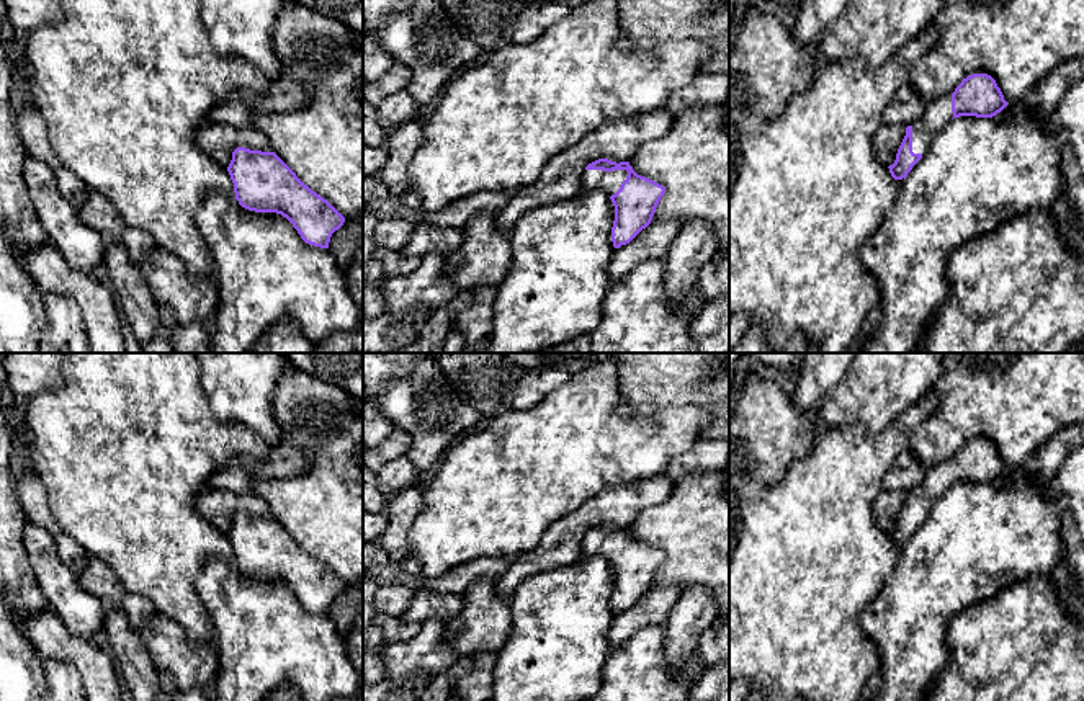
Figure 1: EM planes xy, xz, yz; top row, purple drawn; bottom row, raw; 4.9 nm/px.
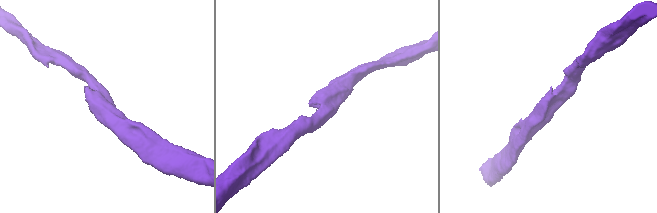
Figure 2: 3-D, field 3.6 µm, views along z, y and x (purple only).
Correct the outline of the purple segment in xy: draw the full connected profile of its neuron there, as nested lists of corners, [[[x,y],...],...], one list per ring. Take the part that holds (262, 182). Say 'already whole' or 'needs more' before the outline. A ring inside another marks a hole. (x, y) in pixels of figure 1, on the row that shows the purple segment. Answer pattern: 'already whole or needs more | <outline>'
already whole | [[[237,147],[227,172],[242,208],[281,214],[309,245],[329,248],[332,234],[345,222],[345,217],[304,185],[275,152]]]

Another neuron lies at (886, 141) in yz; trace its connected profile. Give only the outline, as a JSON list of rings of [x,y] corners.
[[[880,126],[871,139],[871,150],[875,159],[885,167],[893,165],[904,136],[904,126]]]

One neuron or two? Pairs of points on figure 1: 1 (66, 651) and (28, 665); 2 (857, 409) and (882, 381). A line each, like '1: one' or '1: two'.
1: two
2: one

